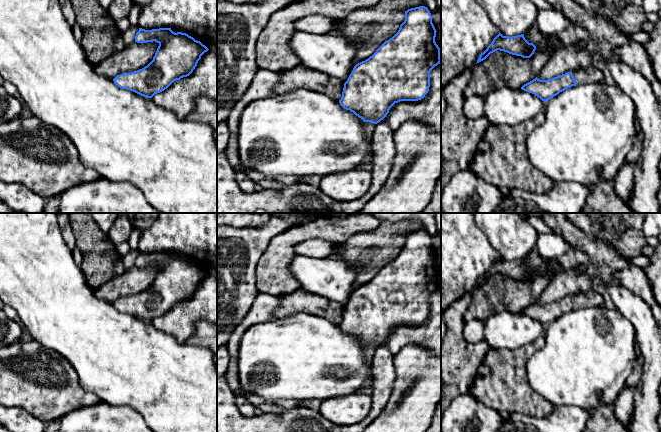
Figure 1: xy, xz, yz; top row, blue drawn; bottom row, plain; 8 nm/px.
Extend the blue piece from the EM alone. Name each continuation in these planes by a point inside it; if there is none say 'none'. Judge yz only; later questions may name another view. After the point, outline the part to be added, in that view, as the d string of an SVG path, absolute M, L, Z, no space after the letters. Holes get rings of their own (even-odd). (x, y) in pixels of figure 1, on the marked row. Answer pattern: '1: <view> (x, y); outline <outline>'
1: yz (591, 74); outline M591 64L585 69L580 69L572 72L574 79L577 81L576 85L599 83L603 80L603 73L596 66Z

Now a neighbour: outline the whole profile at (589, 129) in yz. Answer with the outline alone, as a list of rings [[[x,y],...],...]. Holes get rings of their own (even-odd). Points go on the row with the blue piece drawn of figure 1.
[[[602,82],[572,86],[547,100],[545,120],[529,134],[525,147],[533,166],[554,184],[577,182],[593,187],[601,181],[613,181],[633,147],[636,107],[632,99],[618,86]]]

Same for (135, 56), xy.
[[[133,42],[118,53],[93,66],[93,70],[104,77],[114,79],[117,75],[131,73],[147,66],[155,56],[159,43]]]

